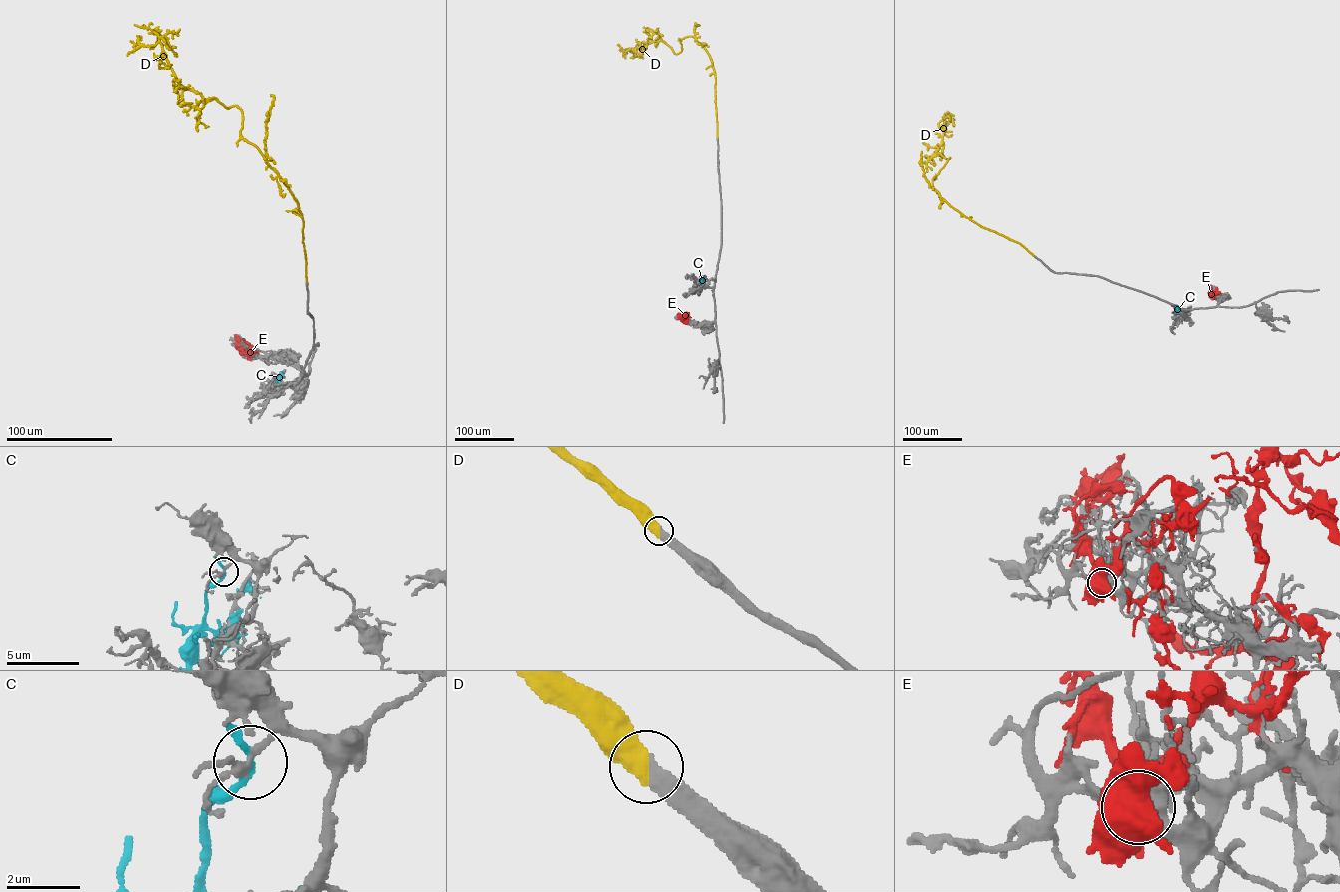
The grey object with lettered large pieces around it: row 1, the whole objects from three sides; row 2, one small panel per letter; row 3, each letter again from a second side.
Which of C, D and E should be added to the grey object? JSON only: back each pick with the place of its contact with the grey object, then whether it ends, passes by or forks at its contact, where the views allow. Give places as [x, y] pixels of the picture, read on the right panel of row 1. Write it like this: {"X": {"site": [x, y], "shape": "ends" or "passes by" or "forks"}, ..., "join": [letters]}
{"D": {"site": [1033, 255], "shape": "ends"}, "join": ["D"]}

